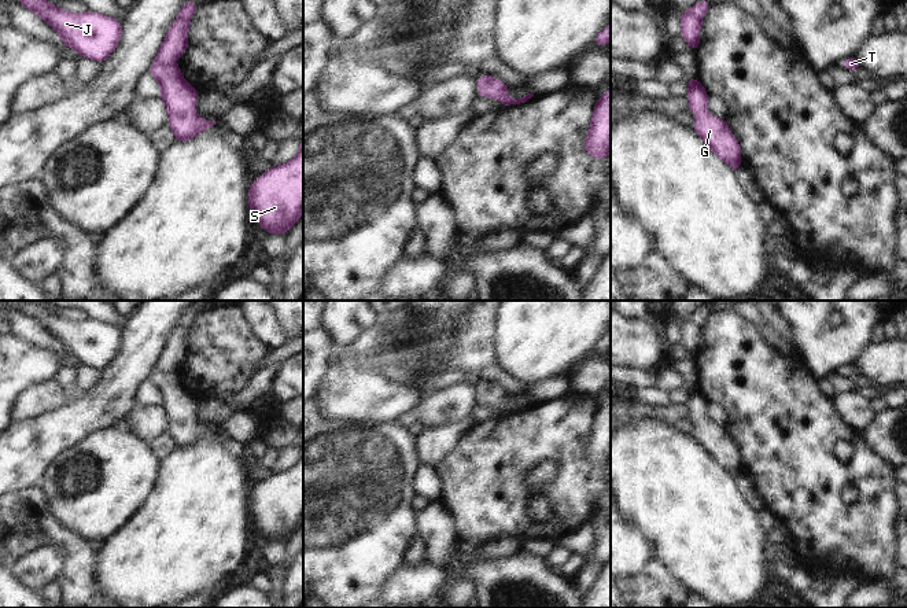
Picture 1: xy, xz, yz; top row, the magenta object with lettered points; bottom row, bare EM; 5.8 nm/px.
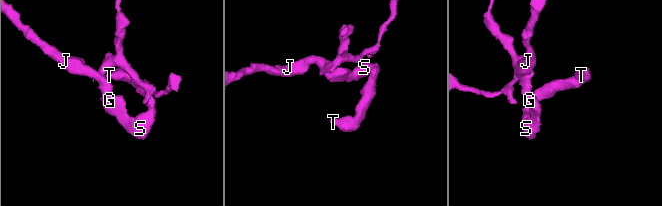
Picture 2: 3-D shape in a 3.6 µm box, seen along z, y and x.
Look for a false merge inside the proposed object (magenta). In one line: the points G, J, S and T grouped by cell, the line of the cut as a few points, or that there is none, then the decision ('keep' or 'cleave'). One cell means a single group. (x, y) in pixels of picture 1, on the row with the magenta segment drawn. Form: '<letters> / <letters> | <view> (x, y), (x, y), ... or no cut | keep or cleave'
G J S T | no cut | keep

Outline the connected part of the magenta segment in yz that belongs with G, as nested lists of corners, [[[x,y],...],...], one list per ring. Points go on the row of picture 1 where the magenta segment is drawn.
[[[697,77],[686,80],[689,85],[689,110],[697,117],[693,128],[703,141],[733,170],[740,169],[741,147],[733,137],[726,119],[711,117],[707,108],[708,92]]]

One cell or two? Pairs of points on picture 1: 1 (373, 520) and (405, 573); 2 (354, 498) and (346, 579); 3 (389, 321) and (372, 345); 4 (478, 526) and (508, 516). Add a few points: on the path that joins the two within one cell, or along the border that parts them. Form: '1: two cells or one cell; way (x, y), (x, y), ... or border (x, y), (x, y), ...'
1: two cells; border (399, 563), (386, 579), (382, 592)
2: one cell; way (354, 519), (354, 559)
3: one cell; way (387, 327), (375, 339)
4: one cell; way (485, 520), (490, 516), (501, 516)

